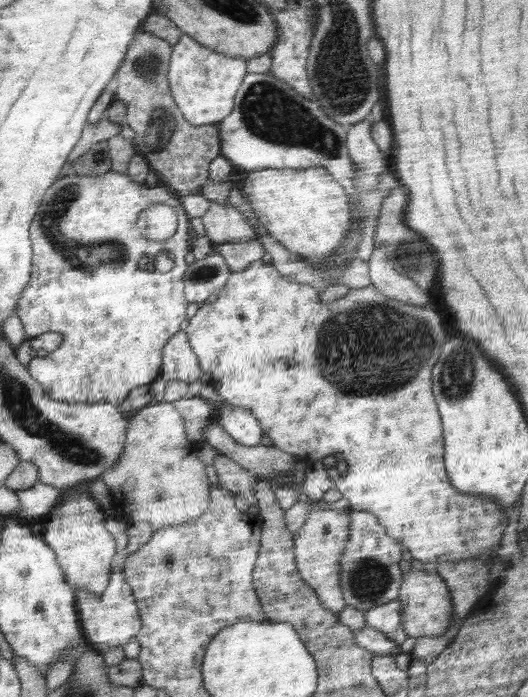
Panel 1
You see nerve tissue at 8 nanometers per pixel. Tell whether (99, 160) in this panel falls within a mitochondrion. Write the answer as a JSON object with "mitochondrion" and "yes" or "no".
{"mitochondrion":"yes"}

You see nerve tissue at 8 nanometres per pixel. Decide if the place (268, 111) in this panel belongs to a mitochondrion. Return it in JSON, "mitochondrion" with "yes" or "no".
{"mitochondrion":"yes"}

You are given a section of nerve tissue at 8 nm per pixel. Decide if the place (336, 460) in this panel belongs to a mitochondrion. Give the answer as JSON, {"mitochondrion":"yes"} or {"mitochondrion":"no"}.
{"mitochondrion":"no"}

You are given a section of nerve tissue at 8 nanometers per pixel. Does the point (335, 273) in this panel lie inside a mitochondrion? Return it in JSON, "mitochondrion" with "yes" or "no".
{"mitochondrion":"no"}

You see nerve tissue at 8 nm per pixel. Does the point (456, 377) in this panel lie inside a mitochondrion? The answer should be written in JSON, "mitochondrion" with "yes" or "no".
{"mitochondrion":"yes"}

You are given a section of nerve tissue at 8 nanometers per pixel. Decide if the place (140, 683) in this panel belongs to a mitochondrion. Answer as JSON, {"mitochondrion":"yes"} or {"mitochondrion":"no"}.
{"mitochondrion":"no"}

